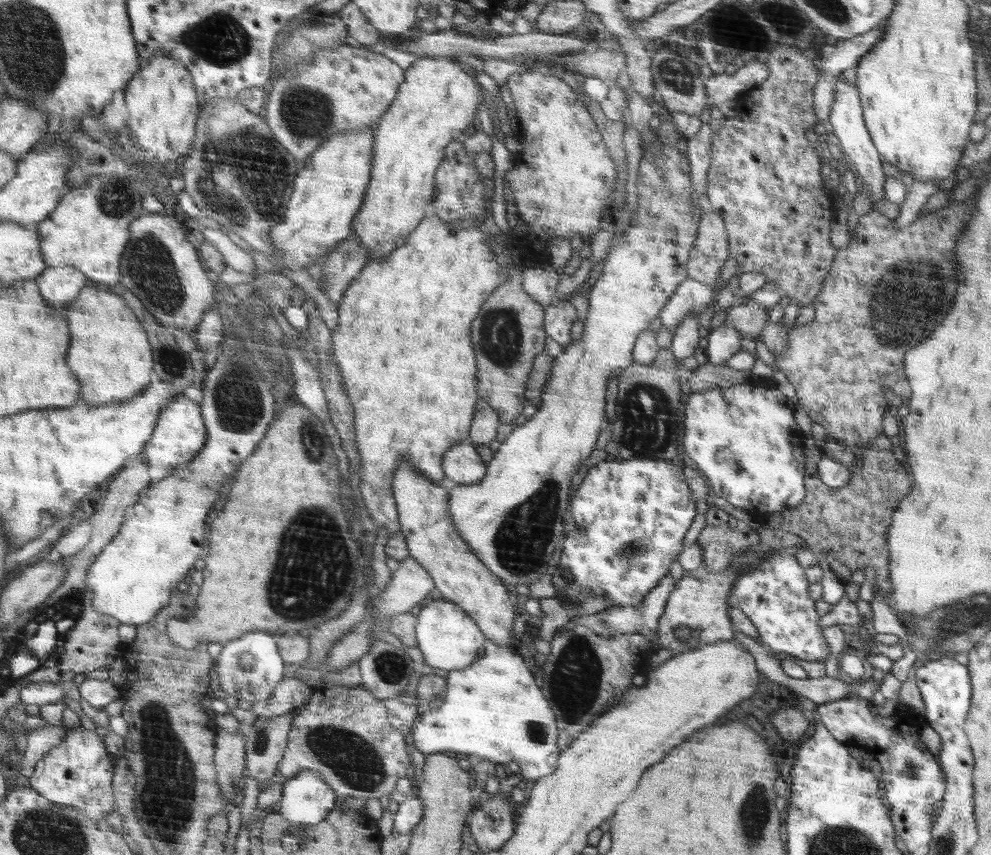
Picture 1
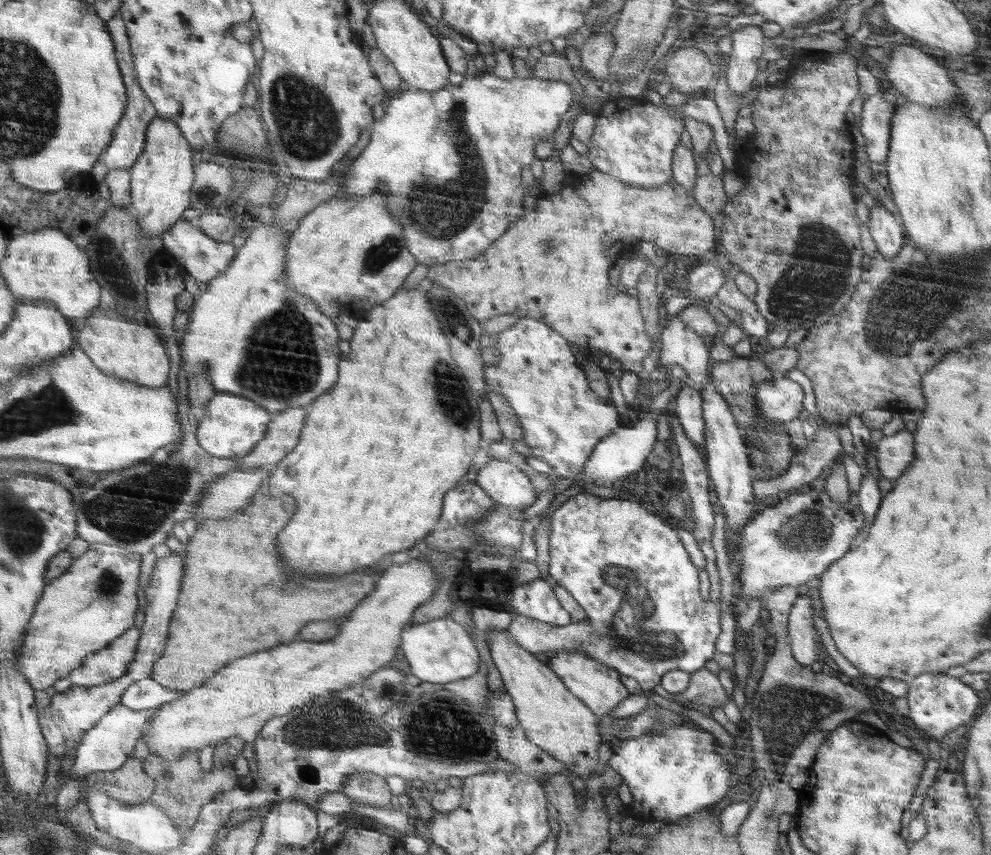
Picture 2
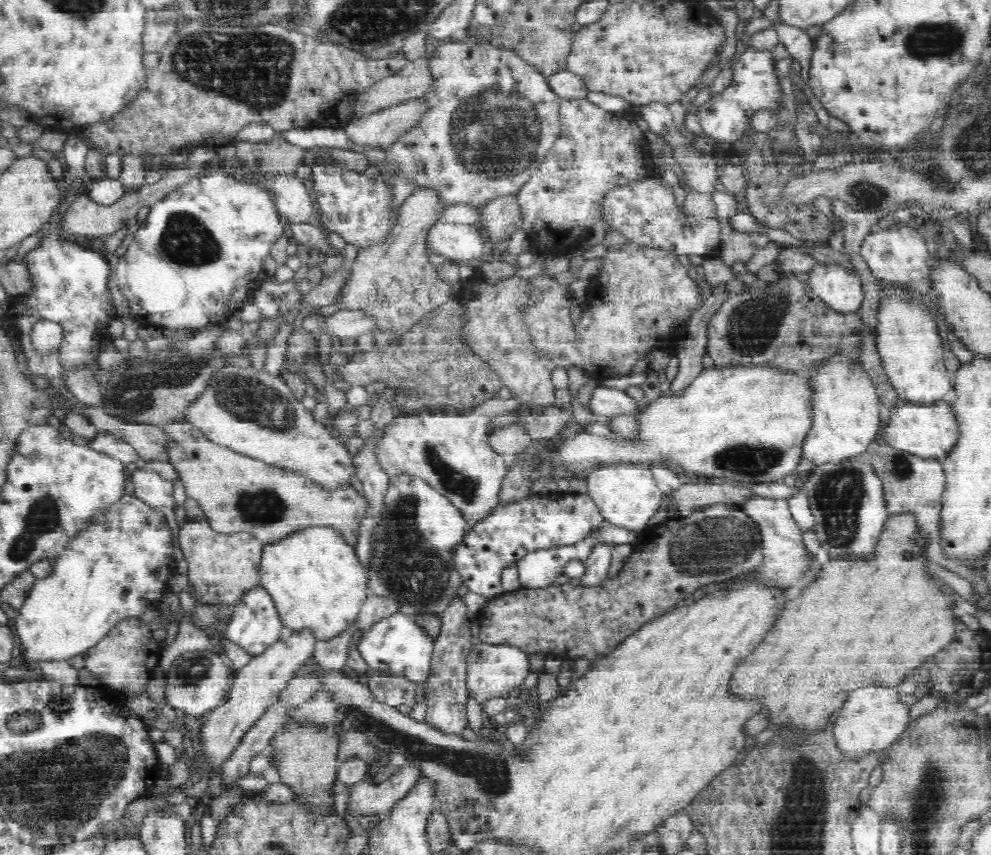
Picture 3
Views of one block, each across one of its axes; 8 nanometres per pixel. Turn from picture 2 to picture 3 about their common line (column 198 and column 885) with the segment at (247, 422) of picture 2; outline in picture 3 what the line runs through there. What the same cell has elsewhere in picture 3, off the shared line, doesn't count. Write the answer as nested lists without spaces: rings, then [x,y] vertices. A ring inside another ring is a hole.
[[[942,400],[936,404],[920,405],[903,403],[891,411],[885,425],[885,440],[890,446],[911,452],[924,459],[944,460],[960,438],[961,424],[958,422],[953,404]]]

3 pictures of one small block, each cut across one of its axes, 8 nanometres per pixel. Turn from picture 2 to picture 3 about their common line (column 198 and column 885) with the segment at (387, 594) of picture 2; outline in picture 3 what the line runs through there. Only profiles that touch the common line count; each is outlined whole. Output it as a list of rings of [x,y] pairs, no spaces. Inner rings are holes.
[[[865,686],[850,691],[837,710],[830,729],[836,746],[845,757],[857,760],[868,753],[876,753],[892,746],[908,728],[910,706],[898,700],[898,690],[892,687]]]

